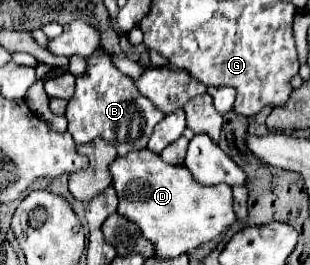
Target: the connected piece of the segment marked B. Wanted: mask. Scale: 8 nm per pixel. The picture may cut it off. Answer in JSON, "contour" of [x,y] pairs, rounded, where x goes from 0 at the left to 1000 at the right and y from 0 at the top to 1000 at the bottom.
{"contour":[[[316,189],[284,219],[284,279],[245,294],[245,355],[219,385],[213,445],[219,498],[245,543],[335,521],[381,566],[381,589],[406,589],[426,566],[471,558],[497,475],[529,445],[529,430],[445,347],[426,294],[381,272],[355,219]]]}

